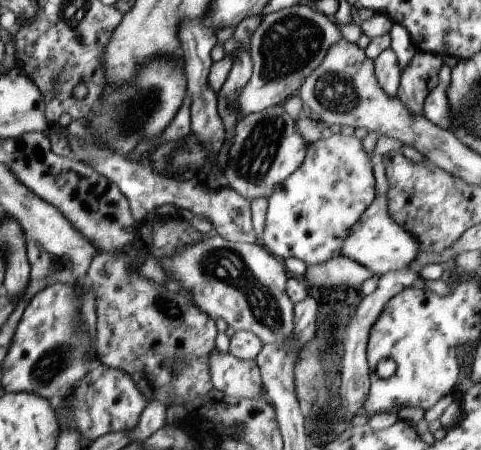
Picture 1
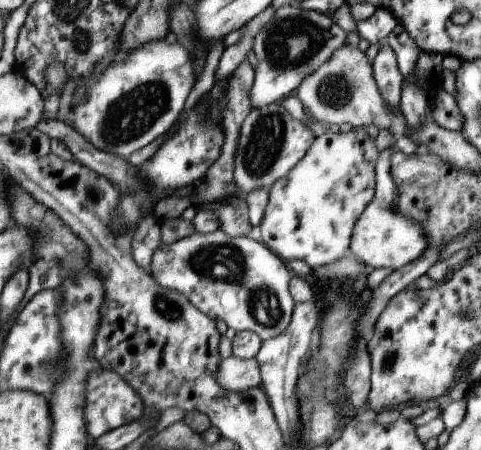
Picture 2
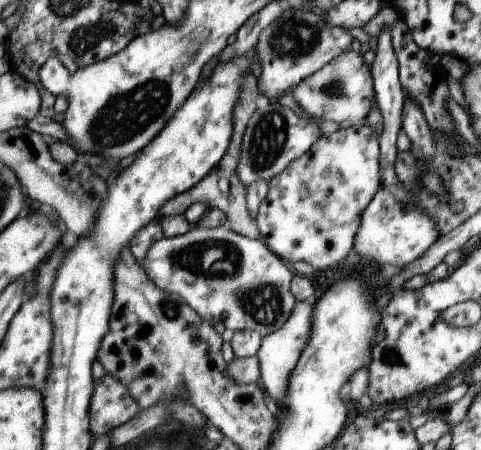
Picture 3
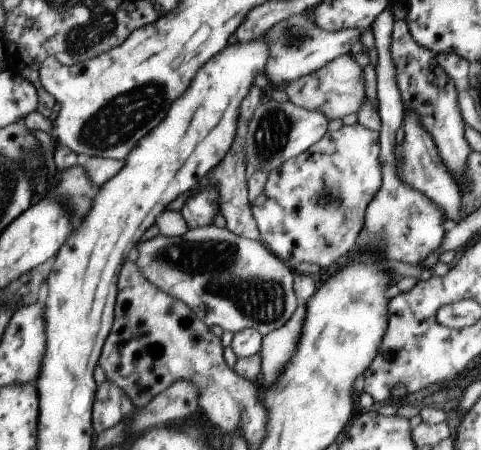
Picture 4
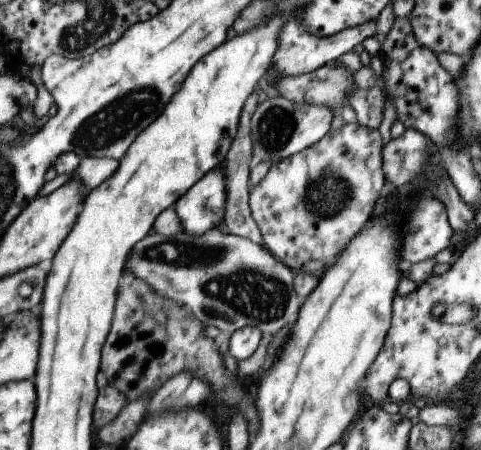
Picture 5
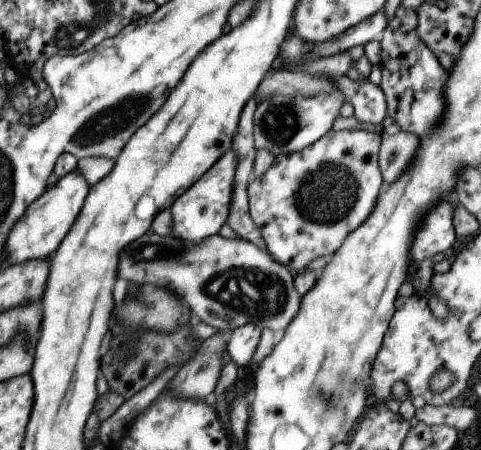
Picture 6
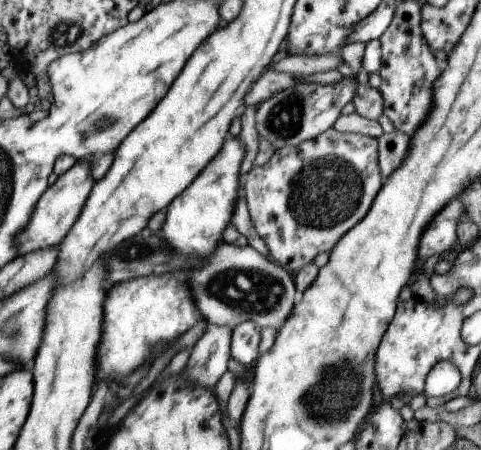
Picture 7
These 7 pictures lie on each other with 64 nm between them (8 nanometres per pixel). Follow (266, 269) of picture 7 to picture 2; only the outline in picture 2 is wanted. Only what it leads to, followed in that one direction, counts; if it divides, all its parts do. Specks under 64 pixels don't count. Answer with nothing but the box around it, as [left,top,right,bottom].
[149,228,293,342]

